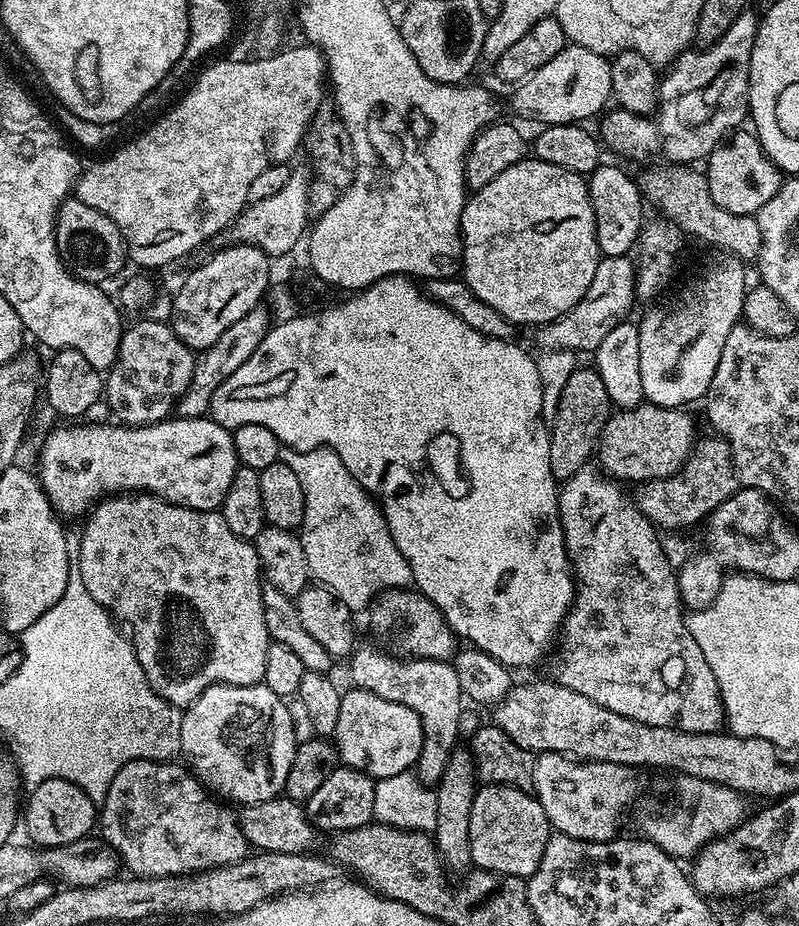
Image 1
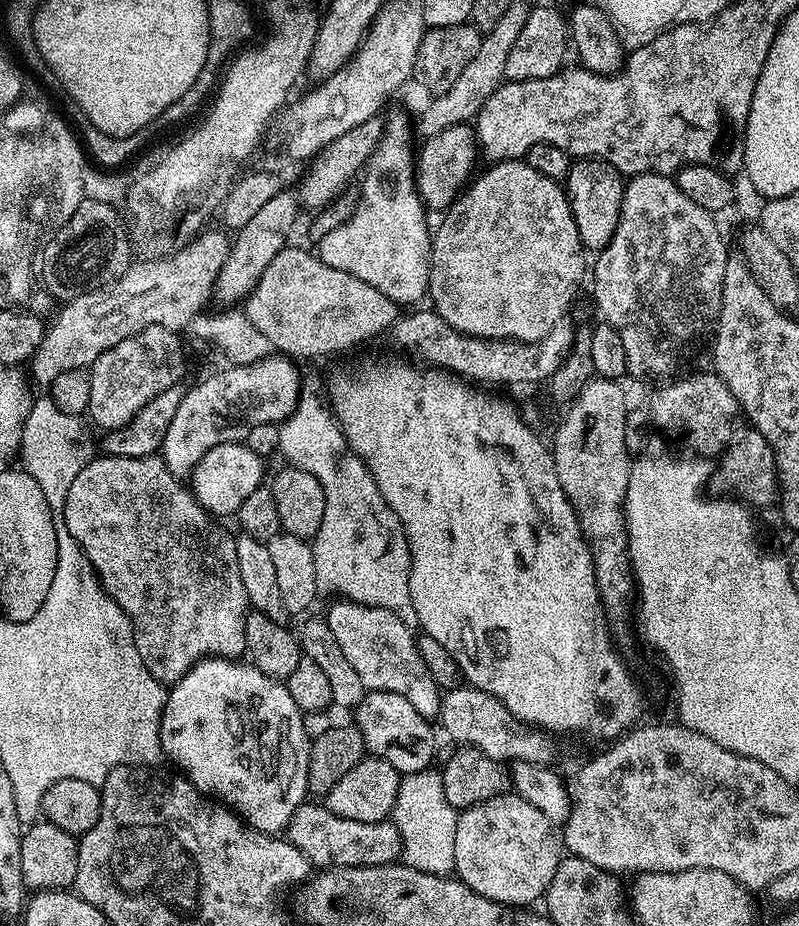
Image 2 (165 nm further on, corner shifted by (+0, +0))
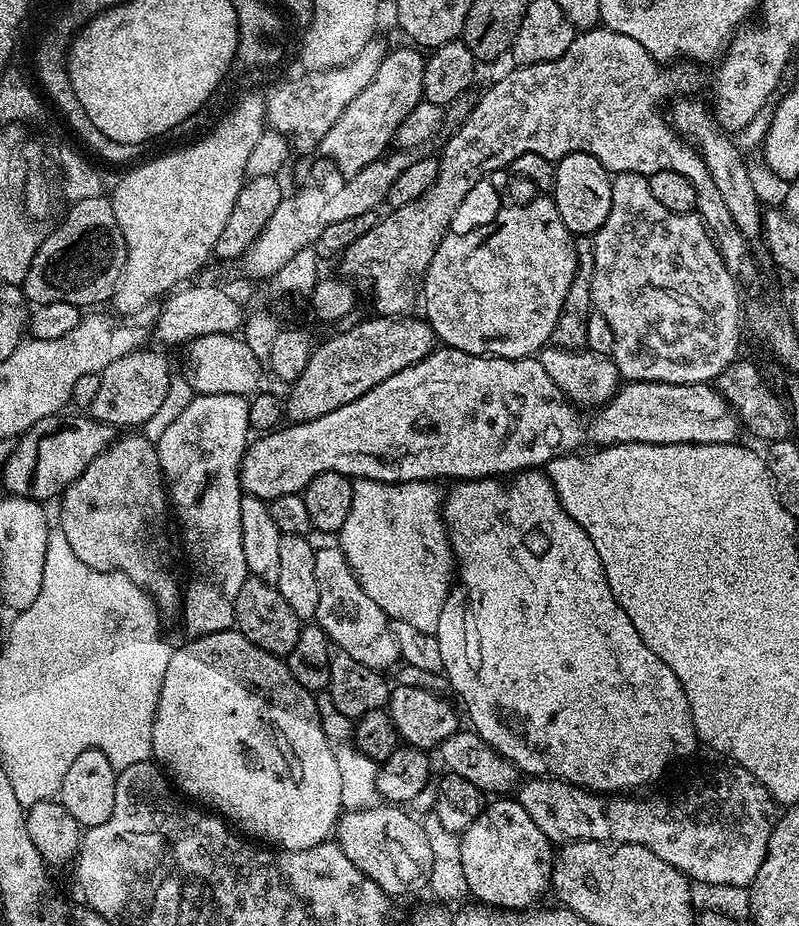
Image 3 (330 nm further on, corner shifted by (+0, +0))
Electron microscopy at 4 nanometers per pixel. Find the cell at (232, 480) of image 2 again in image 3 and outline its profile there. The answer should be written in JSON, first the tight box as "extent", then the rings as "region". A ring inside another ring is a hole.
{"extent":[240,346,742,502],"region":[[[447,346],[437,347],[422,362],[414,366],[406,366],[406,370],[398,370],[398,374],[390,374],[386,382],[378,382],[362,398],[350,402],[346,406],[338,406],[338,410],[330,410],[330,414],[319,416],[316,420],[301,420],[289,423],[279,430],[261,435],[253,439],[244,450],[244,457],[240,463],[240,487],[247,495],[256,496],[260,500],[270,502],[274,498],[282,498],[286,494],[303,493],[304,488],[318,474],[337,472],[349,478],[357,480],[377,480],[387,484],[405,484],[415,480],[427,480],[429,482],[441,482],[449,476],[449,481],[459,482],[462,480],[482,480],[485,478],[504,478],[509,474],[523,472],[525,470],[536,470],[546,466],[555,456],[575,453],[584,443],[589,440],[592,446],[607,446],[610,444],[639,444],[641,446],[704,446],[700,444],[732,444],[739,436],[742,436],[742,425],[739,416],[733,412],[732,407],[724,401],[721,392],[717,392],[711,383],[707,384],[663,384],[662,382],[646,382],[645,380],[634,380],[621,383],[607,404],[597,407],[591,413],[588,425],[580,421],[577,405],[573,404],[567,396],[554,386],[554,378],[546,374],[539,359],[525,358],[522,360],[507,360],[497,356],[475,356],[466,354],[457,348]]]}

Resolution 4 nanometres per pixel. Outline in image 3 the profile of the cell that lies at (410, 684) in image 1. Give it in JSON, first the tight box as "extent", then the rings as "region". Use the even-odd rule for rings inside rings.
{"extent":[314,546,401,670],"region":[[[338,546],[317,547],[314,575],[320,579],[318,610],[314,620],[328,635],[329,641],[339,651],[350,654],[354,662],[362,662],[362,666],[373,670],[395,669],[401,663],[401,659],[398,642],[392,633],[392,625],[382,606],[378,606],[378,602],[374,602],[374,598],[370,598],[370,594],[362,590],[358,578],[346,562],[346,554],[342,554]]]}

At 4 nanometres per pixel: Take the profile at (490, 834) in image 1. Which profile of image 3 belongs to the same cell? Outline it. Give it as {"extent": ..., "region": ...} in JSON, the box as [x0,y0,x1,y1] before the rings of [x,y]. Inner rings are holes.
{"extent":[460,799,554,910],"region":[[[519,799],[493,800],[496,800],[493,804],[492,801],[485,803],[478,818],[460,836],[462,874],[466,874],[469,893],[476,895],[481,905],[496,910],[528,910],[544,891],[549,891],[554,845],[538,830],[534,818],[526,814]]]}

